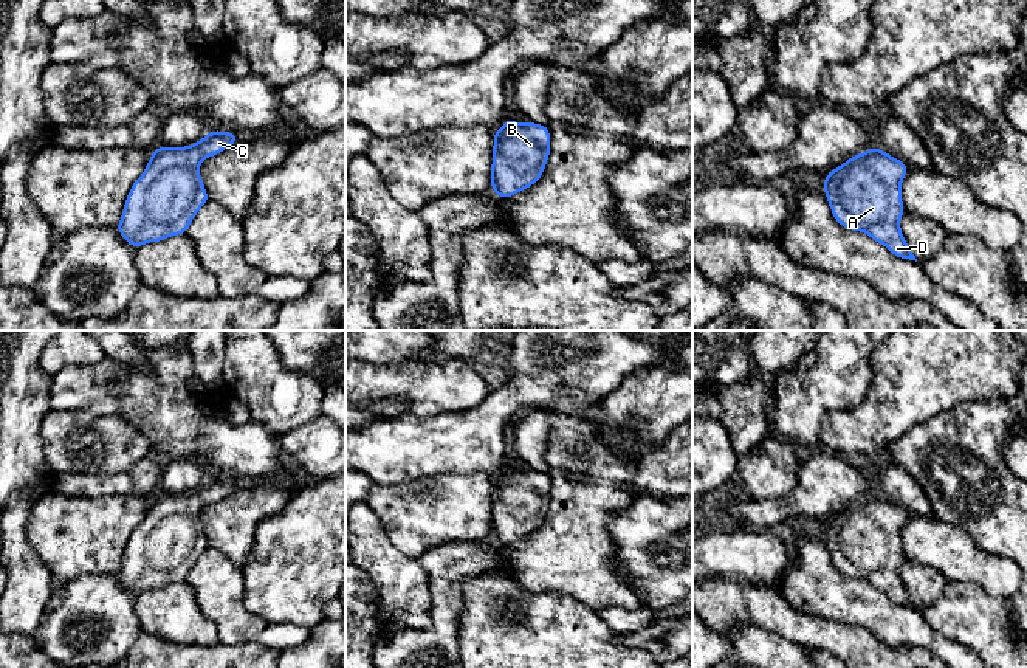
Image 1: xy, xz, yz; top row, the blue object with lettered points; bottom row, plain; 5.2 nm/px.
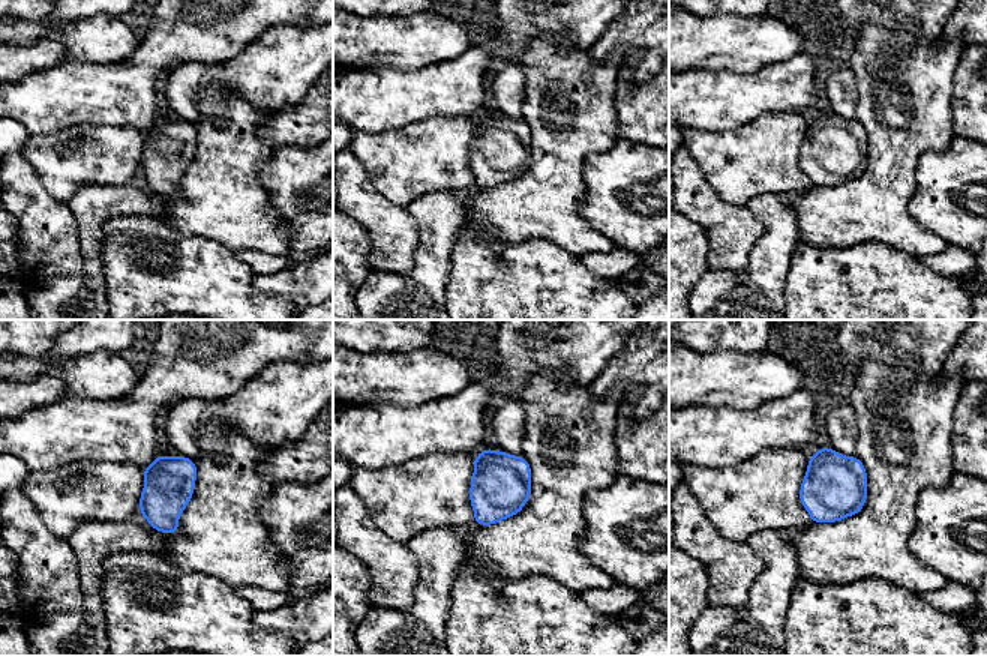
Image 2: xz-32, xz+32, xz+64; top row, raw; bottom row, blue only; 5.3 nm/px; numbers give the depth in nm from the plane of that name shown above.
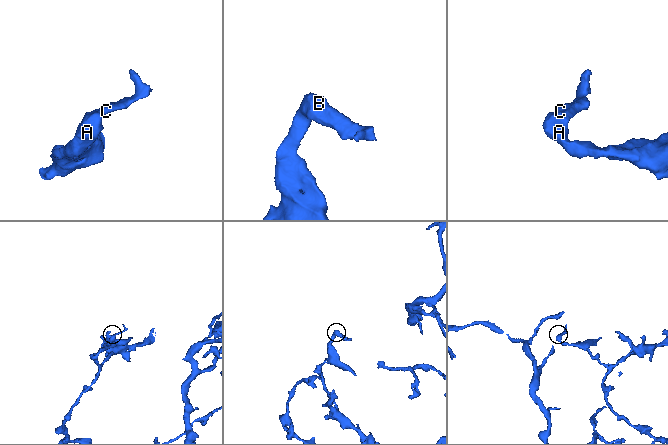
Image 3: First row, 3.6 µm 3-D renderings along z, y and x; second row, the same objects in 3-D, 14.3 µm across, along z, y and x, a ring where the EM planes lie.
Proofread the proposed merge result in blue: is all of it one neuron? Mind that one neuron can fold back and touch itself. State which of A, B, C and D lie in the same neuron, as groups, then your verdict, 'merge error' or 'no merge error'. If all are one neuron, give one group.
A B C D | no merge error

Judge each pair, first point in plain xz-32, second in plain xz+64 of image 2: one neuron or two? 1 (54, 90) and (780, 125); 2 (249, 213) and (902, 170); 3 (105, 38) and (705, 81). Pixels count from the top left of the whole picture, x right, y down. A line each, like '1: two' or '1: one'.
1: two
2: one
3: two

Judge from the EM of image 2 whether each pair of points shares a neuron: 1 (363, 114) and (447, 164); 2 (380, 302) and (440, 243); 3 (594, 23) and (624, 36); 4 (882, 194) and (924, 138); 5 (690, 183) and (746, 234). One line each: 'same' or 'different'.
1: different
2: same
3: different
4: same
5: same

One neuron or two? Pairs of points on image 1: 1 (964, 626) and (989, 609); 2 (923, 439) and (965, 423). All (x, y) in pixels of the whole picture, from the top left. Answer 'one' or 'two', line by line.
1: one
2: one

